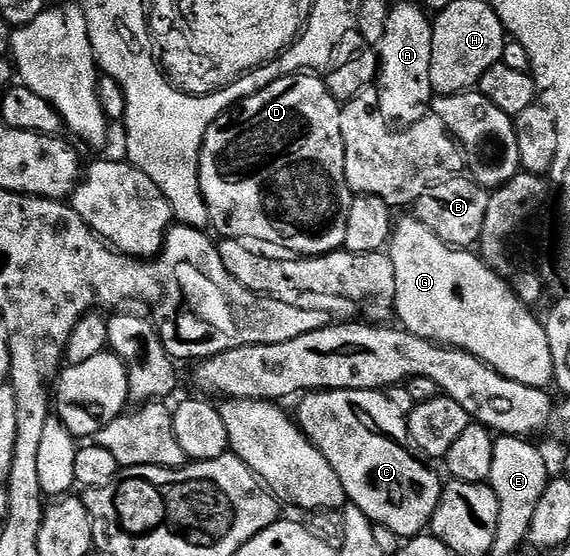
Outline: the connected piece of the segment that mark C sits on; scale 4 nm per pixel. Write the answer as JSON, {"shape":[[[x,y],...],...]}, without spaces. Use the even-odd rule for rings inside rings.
{"shape":[[[377,389],[310,391],[299,401],[302,402],[296,412],[296,424],[302,434],[322,452],[324,459],[328,459],[330,465],[338,465],[338,469],[342,469],[339,477],[346,477],[347,498],[362,508],[372,522],[379,526],[382,524],[388,532],[395,533],[401,539],[419,536],[429,526],[440,503],[444,481],[426,466],[429,464],[421,456],[407,448],[410,436],[403,406]]]}

